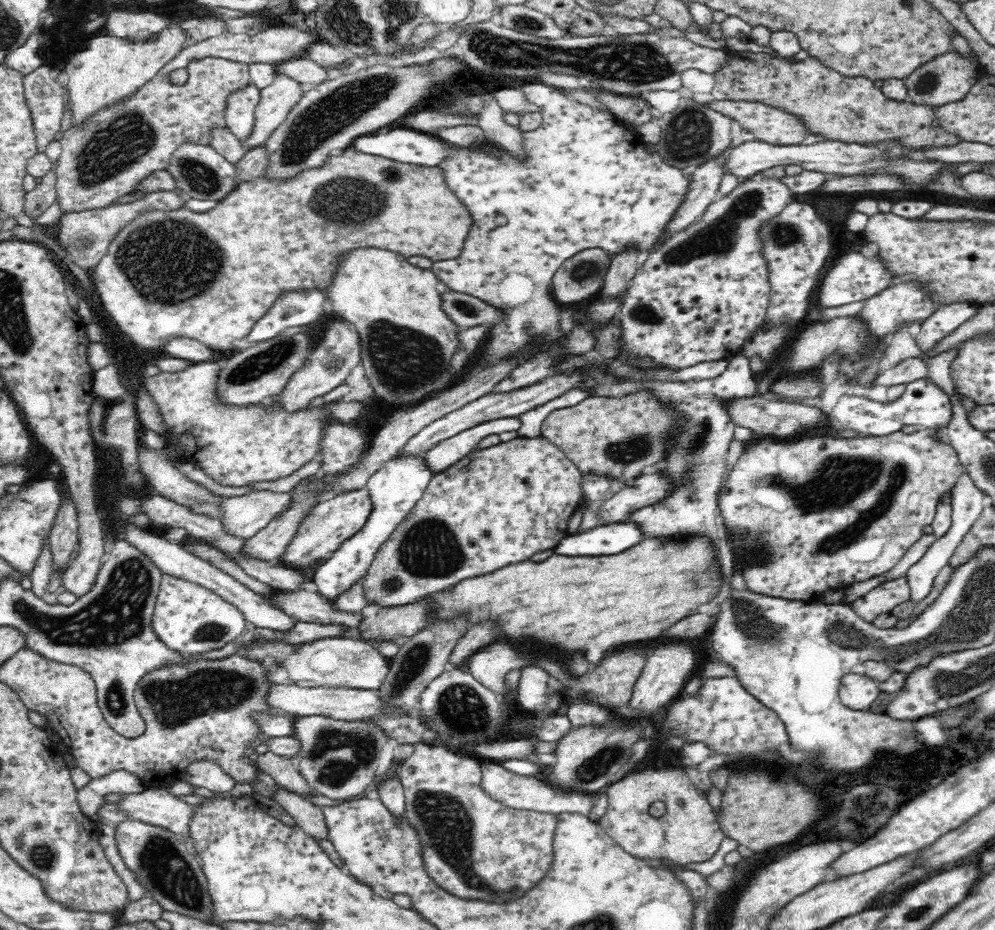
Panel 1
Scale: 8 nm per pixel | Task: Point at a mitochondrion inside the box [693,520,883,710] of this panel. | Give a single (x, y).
(763, 634)

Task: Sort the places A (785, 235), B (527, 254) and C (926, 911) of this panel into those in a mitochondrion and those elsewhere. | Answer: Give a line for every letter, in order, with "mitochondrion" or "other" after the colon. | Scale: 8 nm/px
A: mitochondrion
B: other
C: other

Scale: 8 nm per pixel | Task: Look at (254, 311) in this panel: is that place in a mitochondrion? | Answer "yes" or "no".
no

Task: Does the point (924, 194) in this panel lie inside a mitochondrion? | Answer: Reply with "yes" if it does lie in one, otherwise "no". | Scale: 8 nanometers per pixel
no

